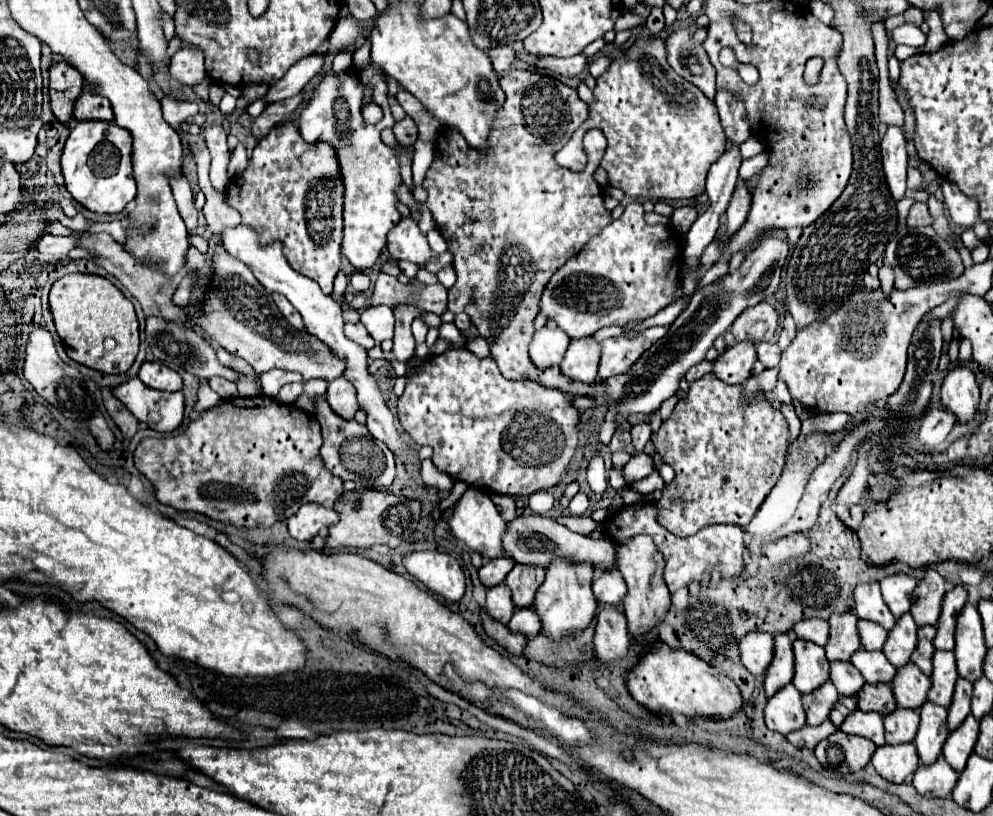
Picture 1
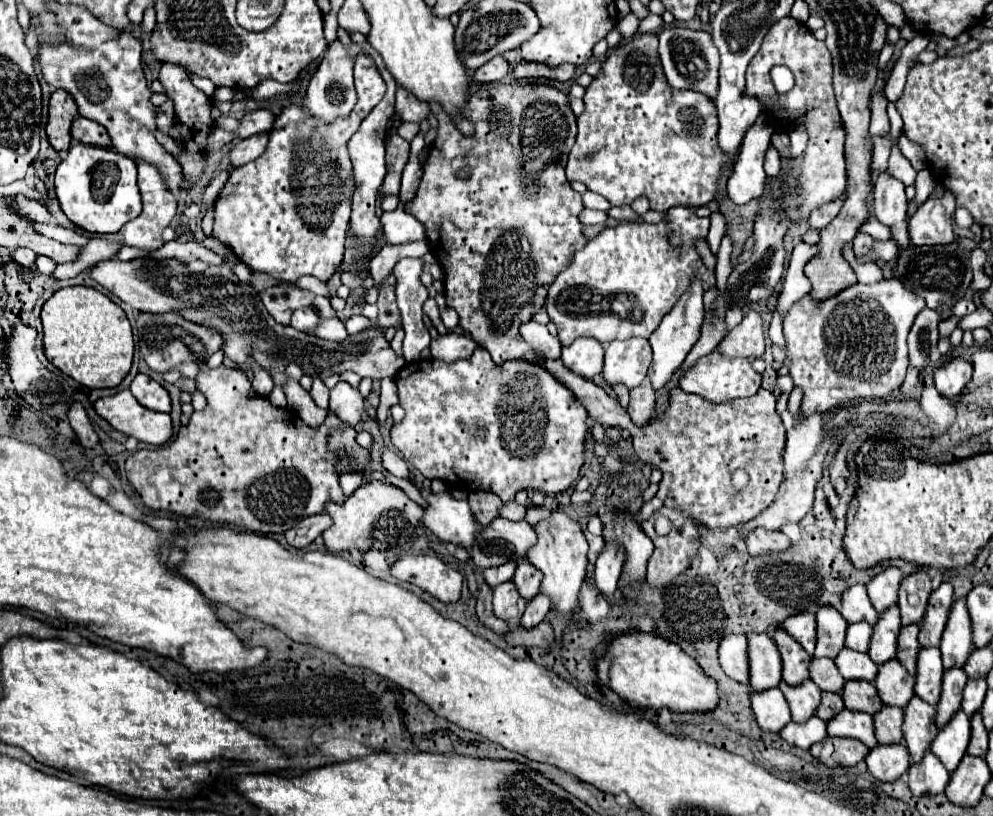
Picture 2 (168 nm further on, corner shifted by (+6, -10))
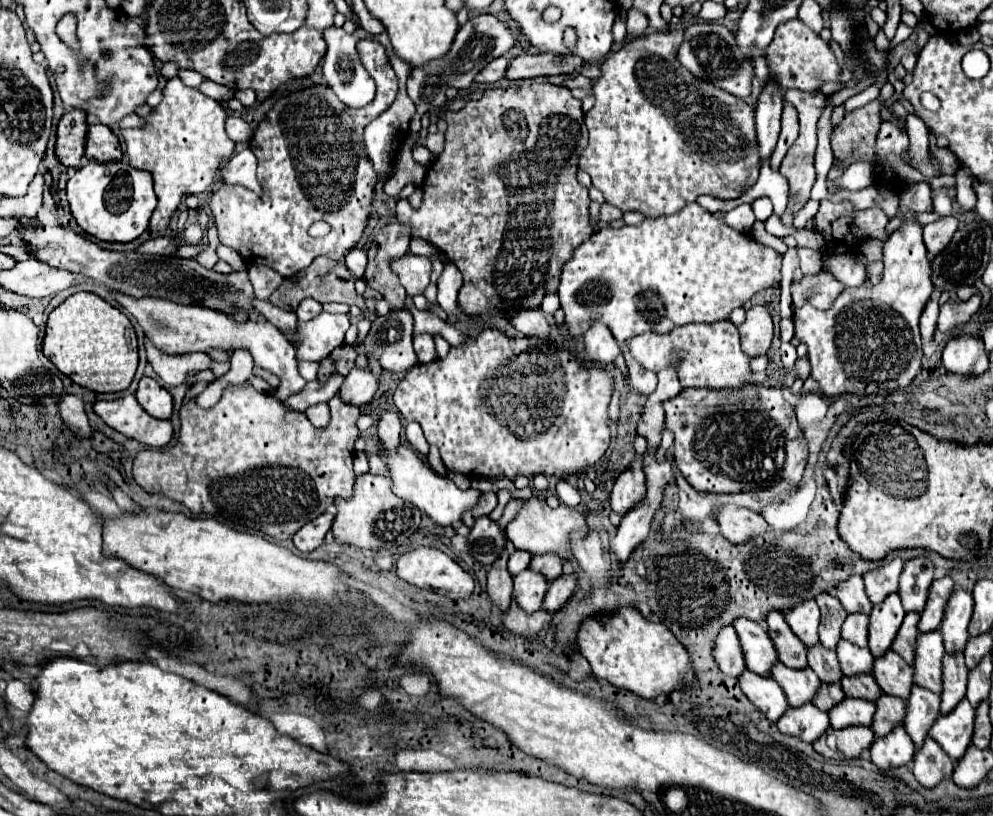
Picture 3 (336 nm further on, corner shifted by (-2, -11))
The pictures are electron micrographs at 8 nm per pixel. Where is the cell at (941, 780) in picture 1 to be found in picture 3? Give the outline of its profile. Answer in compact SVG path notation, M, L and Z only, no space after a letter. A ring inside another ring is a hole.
M926 738L924 746L914 754L912 772L924 788L934 788L936 784L952 776L954 762L932 738Z

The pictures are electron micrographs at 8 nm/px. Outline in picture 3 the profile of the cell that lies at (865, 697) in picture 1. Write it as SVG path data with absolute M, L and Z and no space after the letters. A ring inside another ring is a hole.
M860 674L852 678L842 678L842 690L848 698L862 698L868 702L876 702L882 696L880 686L870 674Z

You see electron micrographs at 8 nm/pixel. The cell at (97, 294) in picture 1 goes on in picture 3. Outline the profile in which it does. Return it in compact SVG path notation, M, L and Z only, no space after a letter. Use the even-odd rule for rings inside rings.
M76 292L50 312L44 356L76 384L92 392L126 390L138 366L138 340L130 320L92 292Z

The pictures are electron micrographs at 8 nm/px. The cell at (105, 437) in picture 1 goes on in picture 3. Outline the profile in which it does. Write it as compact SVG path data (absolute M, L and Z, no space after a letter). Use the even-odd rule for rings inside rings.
M62 396L62 400L58 402L60 406L60 416L62 420L68 424L68 428L80 436L80 438L92 438L92 426L90 420L84 412L84 402L78 396Z

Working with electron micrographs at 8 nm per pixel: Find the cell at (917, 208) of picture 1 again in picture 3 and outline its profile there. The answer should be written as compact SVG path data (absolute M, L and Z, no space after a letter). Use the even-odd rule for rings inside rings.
M942 216L936 222L926 224L924 226L924 244L928 248L928 254L930 256L940 254L948 246L956 228L958 228L958 220L954 216Z

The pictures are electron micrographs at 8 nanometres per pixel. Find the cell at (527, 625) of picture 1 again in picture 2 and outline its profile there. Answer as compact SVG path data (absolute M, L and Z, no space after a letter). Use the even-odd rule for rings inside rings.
M538 593L536 597L532 597L528 601L528 607L526 607L520 623L526 629L530 629L530 627L538 625L538 621L544 621L544 617L546 617L548 611L550 611L550 597L546 597L544 593Z

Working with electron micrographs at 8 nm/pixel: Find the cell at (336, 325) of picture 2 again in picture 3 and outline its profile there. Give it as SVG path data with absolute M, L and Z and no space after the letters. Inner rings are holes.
M322 312L318 318L308 322L298 322L298 360L320 362L334 350L334 346L344 344L344 334L350 328L348 314L328 314Z

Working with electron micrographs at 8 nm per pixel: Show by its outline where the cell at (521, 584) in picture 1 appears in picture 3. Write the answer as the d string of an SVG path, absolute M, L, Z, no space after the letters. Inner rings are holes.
M544 554L542 558L532 558L530 568L540 572L548 582L552 582L552 580L556 580L562 574L562 560L554 558L550 554Z

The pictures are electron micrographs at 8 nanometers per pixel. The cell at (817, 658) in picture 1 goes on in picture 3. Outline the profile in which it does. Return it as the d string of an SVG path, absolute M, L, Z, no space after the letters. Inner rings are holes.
M772 610L766 618L766 624L768 624L768 634L776 646L778 660L782 664L786 664L788 668L794 668L794 670L806 668L808 666L806 646L802 646L802 640L798 640L792 634L790 626L784 620L784 614Z

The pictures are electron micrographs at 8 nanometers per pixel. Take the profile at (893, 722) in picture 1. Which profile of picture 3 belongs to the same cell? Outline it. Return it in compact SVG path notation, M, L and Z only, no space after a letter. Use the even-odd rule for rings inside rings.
M882 694L882 698L876 702L872 730L878 738L888 736L896 726L904 724L904 718L906 718L906 702L902 698L890 698Z

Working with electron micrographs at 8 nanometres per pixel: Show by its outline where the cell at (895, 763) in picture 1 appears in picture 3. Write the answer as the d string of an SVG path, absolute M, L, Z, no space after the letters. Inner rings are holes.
M900 726L898 730L894 730L894 734L888 734L886 738L876 738L876 742L872 742L870 746L870 754L872 762L880 770L890 770L906 766L914 758L916 748L906 730Z

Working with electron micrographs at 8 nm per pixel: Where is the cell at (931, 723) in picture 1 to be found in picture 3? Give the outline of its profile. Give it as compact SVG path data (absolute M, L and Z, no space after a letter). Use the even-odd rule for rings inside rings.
M914 686L908 700L904 728L910 734L916 750L920 750L920 746L924 744L928 730L938 720L938 716L940 716L940 696L930 690L922 690L920 686Z

